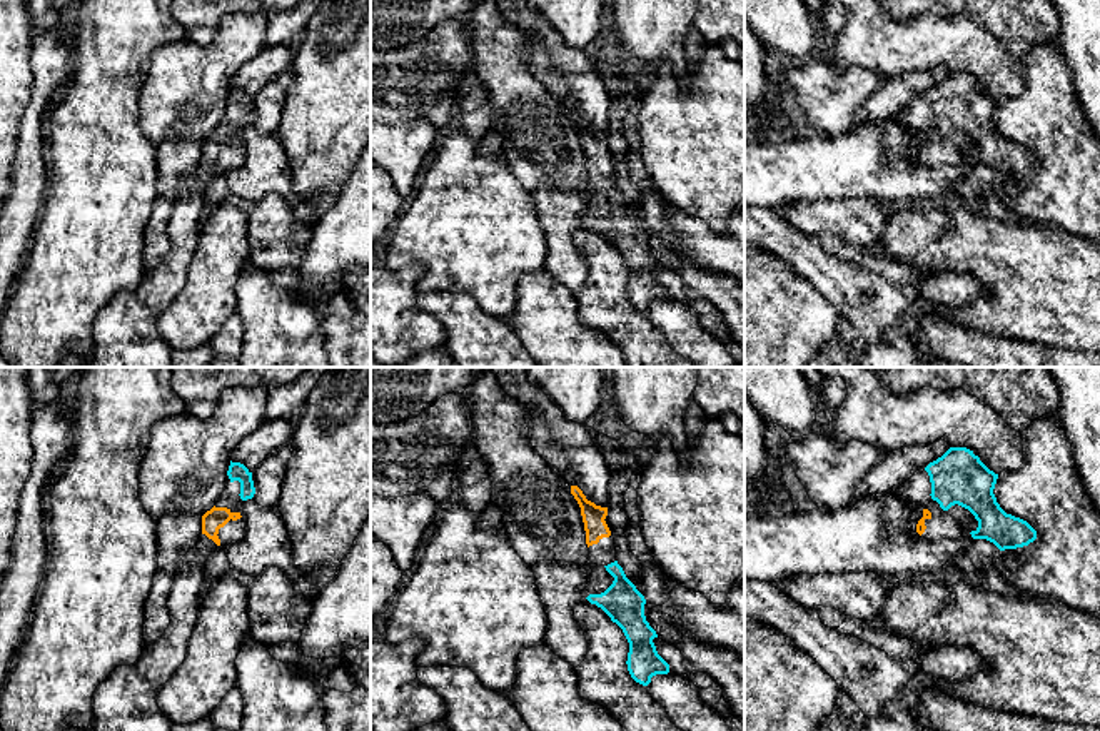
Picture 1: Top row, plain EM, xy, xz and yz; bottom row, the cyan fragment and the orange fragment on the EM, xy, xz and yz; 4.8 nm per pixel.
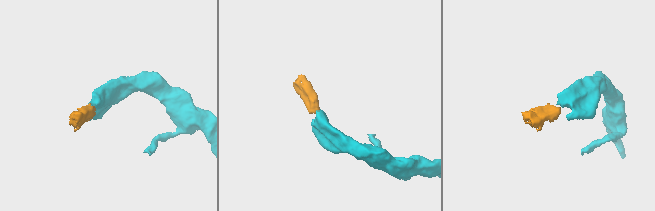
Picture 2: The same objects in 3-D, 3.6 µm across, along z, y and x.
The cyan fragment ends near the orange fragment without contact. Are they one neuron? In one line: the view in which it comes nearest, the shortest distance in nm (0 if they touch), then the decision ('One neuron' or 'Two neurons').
Closest in yz. Distance 60 nm. One neuron

